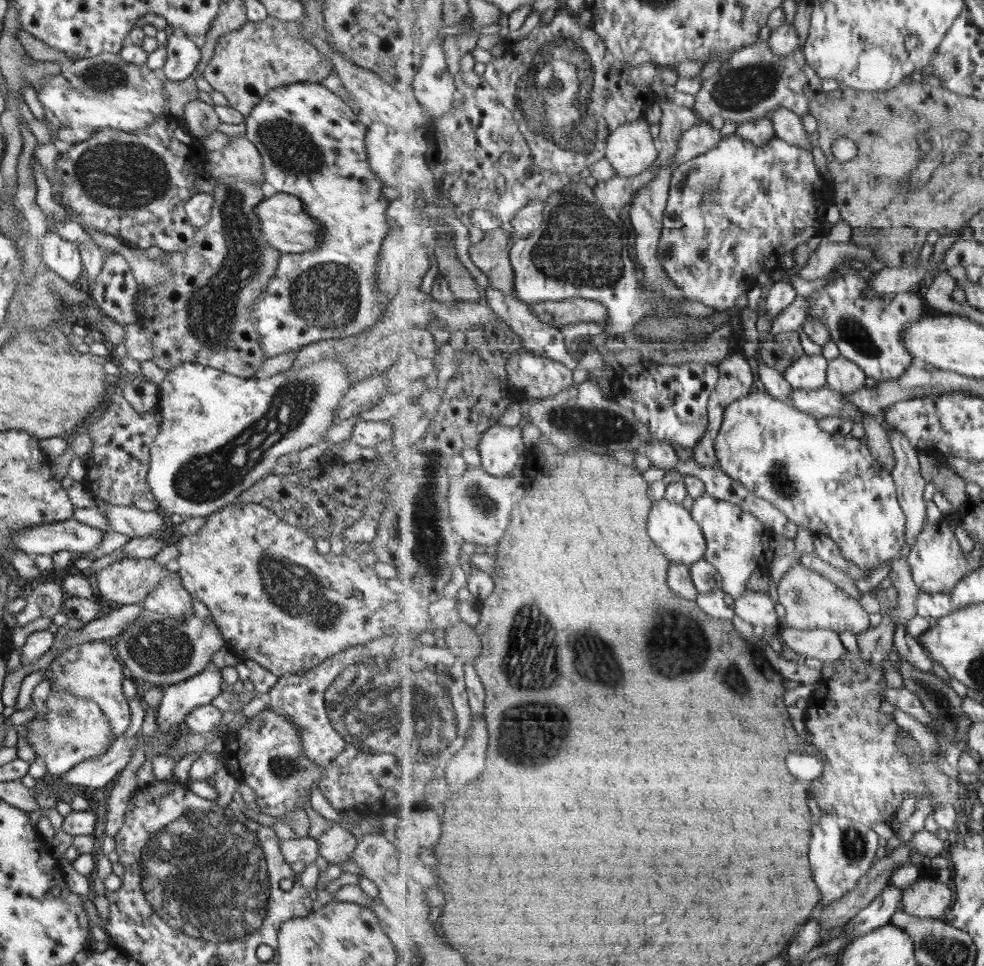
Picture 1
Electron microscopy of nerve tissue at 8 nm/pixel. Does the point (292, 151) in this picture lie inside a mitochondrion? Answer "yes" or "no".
yes

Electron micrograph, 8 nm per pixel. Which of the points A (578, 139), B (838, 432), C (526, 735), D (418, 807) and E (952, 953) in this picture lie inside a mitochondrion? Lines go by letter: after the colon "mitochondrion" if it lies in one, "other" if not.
A: mitochondrion
B: other
C: mitochondrion
D: other
E: mitochondrion

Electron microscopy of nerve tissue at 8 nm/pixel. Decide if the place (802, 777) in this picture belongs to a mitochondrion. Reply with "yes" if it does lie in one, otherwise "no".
no

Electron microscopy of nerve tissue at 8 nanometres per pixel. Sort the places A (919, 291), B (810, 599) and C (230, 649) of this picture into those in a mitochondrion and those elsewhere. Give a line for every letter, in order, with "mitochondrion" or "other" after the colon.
A: other
B: mitochondrion
C: other

